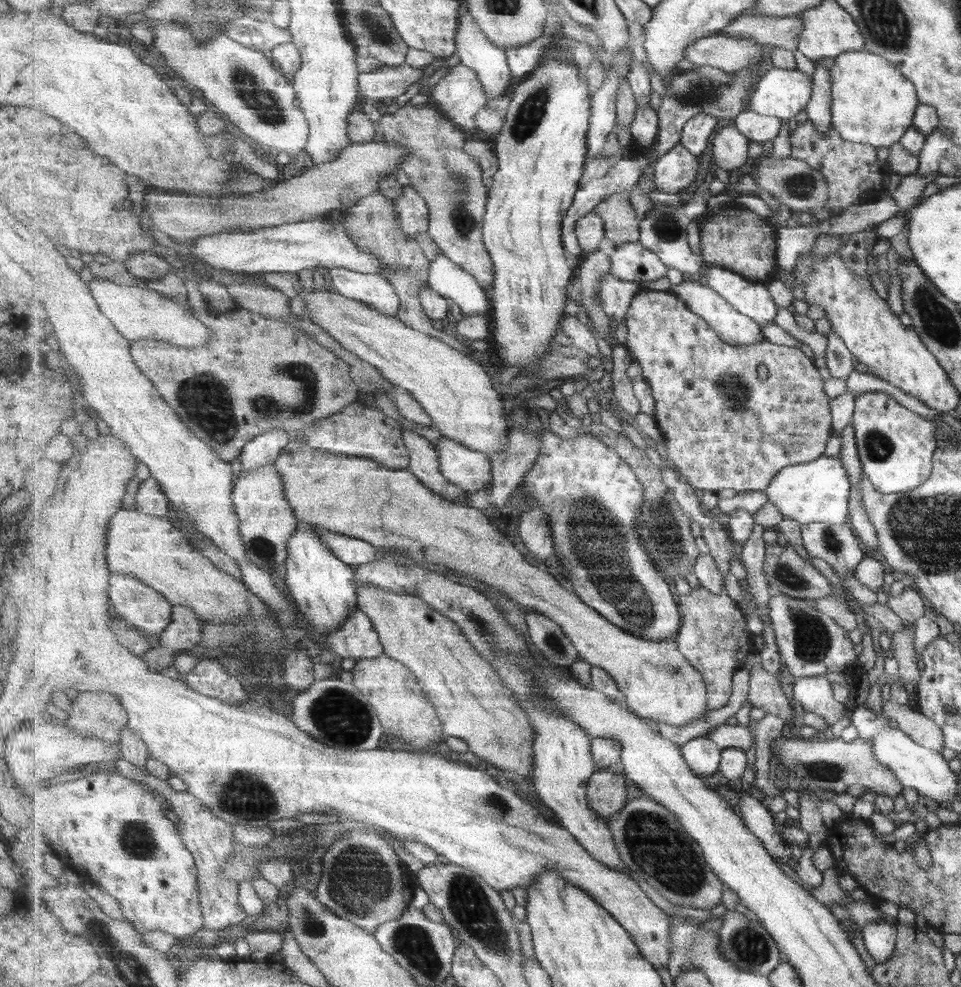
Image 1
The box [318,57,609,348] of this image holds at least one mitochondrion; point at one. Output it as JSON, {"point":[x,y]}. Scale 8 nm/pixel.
{"point":[529,112]}

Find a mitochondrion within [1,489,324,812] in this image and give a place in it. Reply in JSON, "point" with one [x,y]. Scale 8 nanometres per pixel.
{"point":[261,547]}

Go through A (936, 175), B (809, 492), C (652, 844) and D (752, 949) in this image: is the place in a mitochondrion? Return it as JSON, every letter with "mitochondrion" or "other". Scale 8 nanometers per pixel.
{"A":"other","B":"other","C":"mitochondrion","D":"mitochondrion"}

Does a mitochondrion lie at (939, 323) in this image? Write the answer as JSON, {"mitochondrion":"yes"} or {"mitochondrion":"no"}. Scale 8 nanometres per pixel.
{"mitochondrion":"yes"}

